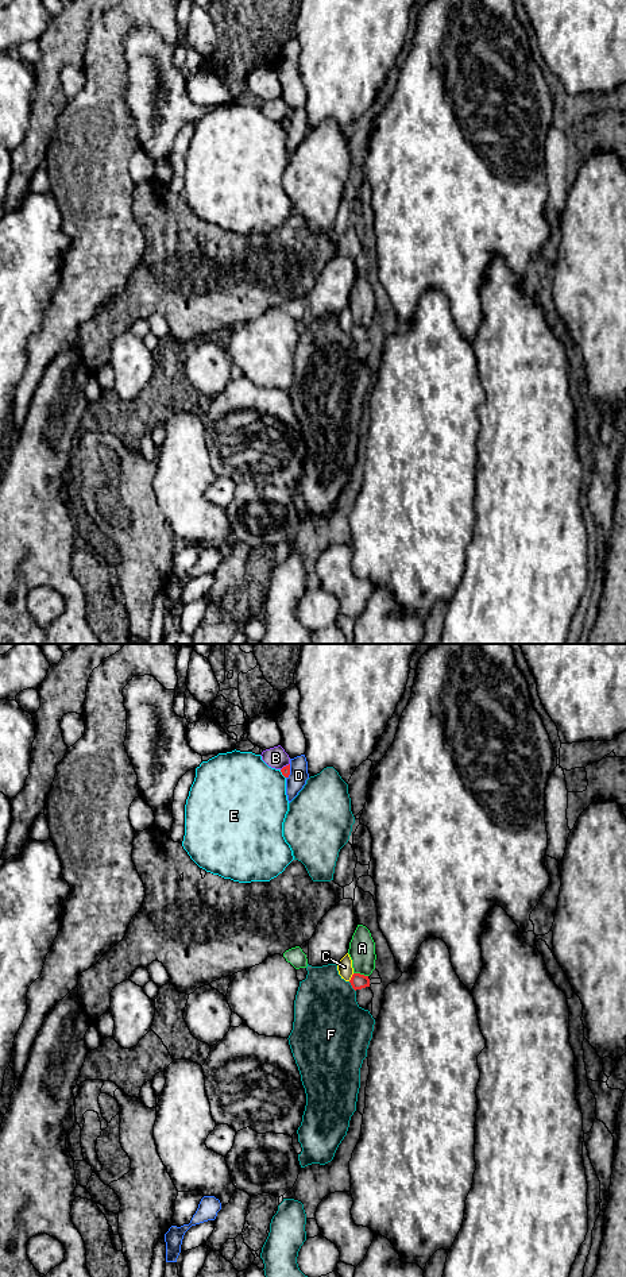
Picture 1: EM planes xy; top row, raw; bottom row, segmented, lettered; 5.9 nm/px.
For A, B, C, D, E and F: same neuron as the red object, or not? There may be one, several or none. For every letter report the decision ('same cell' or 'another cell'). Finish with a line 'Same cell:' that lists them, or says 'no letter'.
A: another cell
B: another cell
C: another cell
D: another cell
E: another cell
F: another cell
Same cell: no letter

